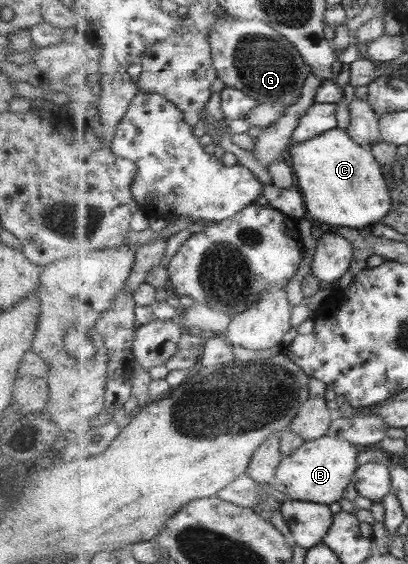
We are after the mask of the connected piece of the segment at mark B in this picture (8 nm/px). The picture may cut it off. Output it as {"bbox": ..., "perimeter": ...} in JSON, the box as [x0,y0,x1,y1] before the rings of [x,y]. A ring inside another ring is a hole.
{"bbox":[275,435,358,504],"perimeter":[[[326,435],[306,441],[302,447],[286,457],[278,467],[275,482],[289,500],[308,501],[316,504],[332,504],[344,498],[344,491],[352,486],[358,470],[358,448],[348,439]]]}

